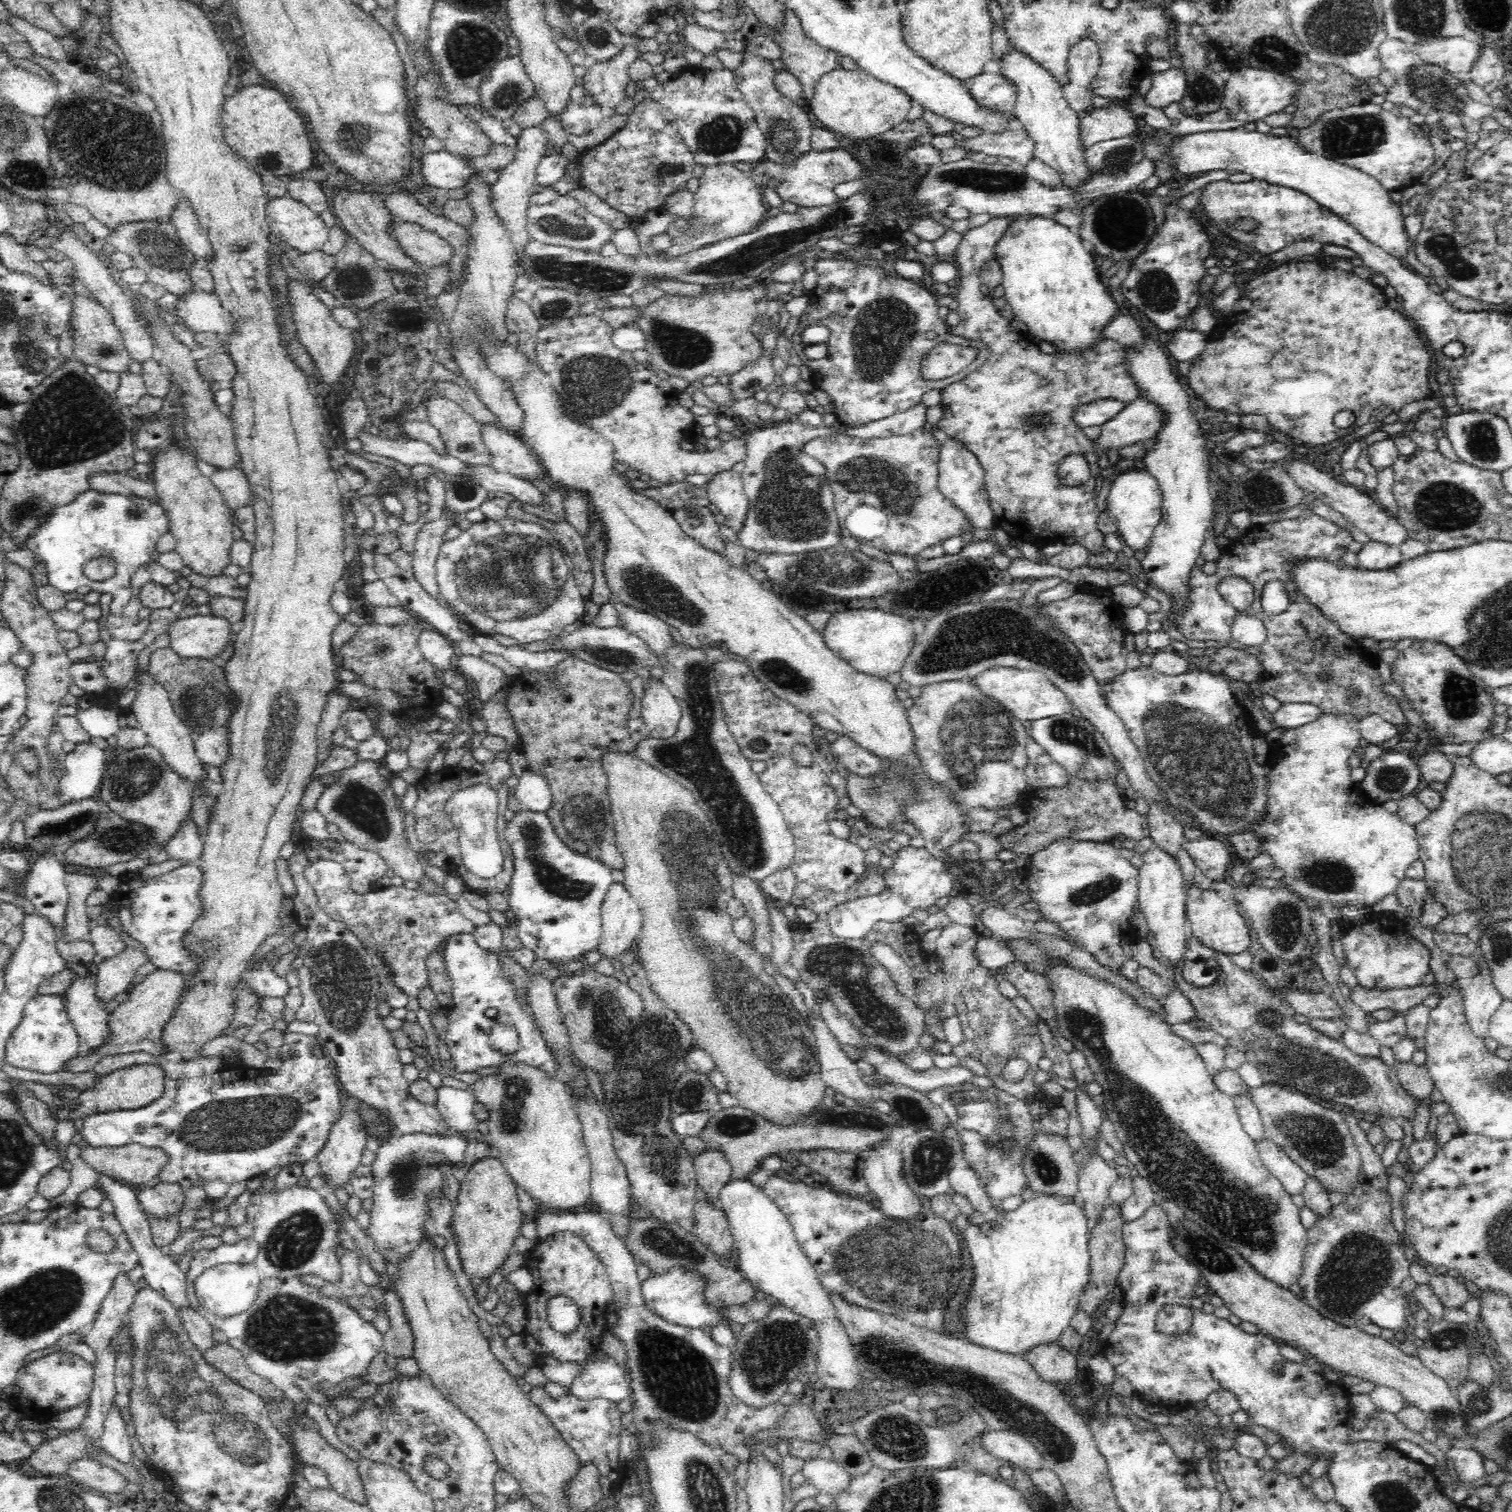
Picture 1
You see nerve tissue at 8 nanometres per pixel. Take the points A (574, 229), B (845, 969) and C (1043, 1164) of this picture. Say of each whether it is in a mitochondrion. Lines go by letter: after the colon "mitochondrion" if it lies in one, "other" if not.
A: mitochondrion
B: mitochondrion
C: mitochondrion

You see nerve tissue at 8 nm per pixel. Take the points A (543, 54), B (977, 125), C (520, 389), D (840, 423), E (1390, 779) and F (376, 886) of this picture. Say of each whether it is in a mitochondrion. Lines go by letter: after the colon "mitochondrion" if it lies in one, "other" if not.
A: other
B: other
C: other
D: other
E: mitochondrion
F: other

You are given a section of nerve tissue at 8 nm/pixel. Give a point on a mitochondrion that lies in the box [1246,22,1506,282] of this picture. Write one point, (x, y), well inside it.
(1353, 135)

